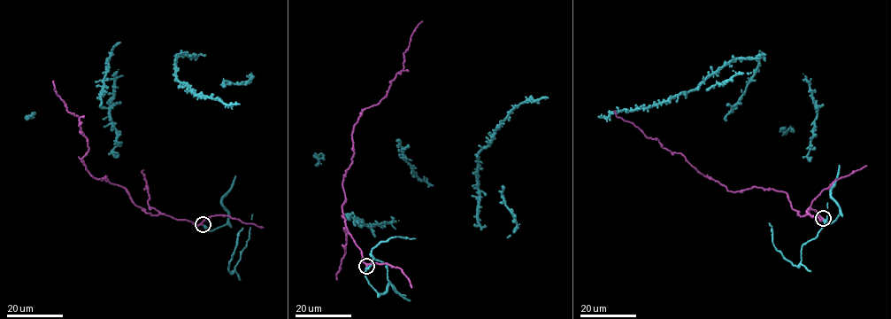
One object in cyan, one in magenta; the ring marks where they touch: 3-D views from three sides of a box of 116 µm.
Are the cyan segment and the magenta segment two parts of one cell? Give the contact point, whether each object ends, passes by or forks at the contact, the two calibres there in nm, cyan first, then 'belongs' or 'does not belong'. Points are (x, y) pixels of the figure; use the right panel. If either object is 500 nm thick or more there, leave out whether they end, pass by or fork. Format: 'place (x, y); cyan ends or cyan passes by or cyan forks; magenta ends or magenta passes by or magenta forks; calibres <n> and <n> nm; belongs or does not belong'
place (823, 218); cyan ends; magenta passes by; calibres 280 and 260 nm; belongs

